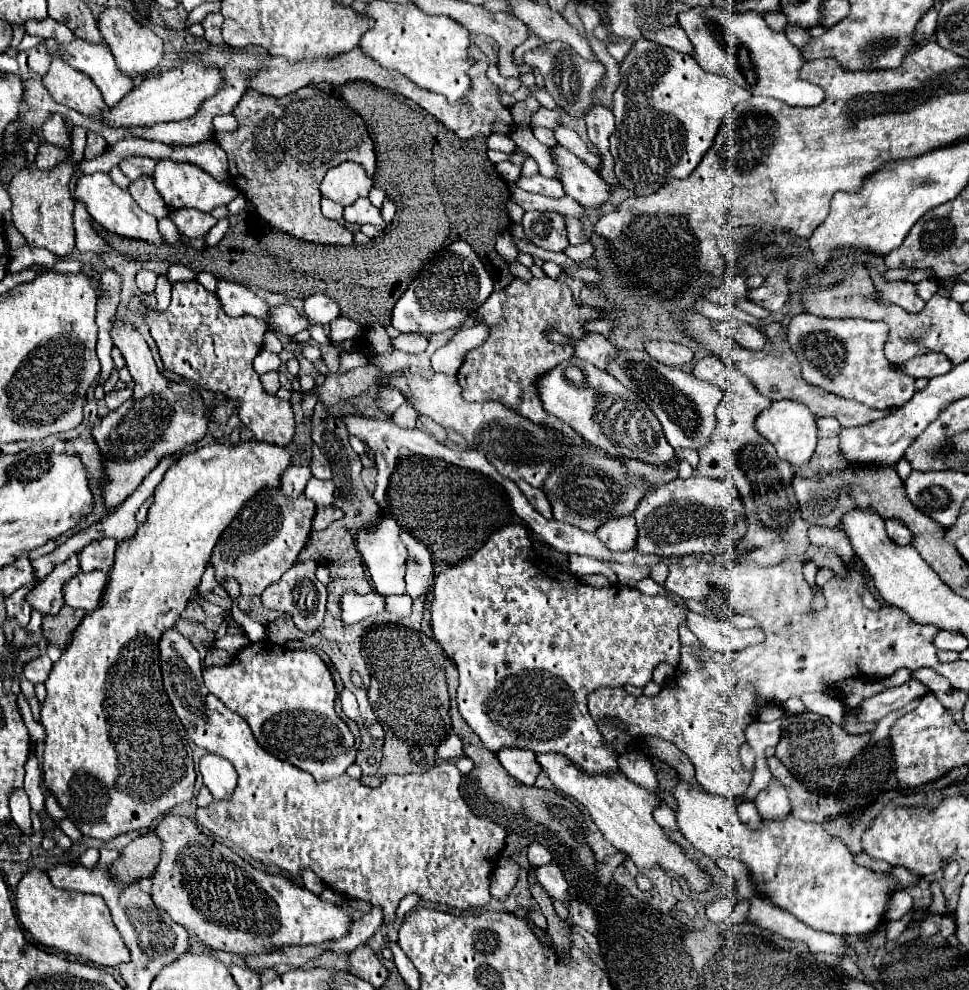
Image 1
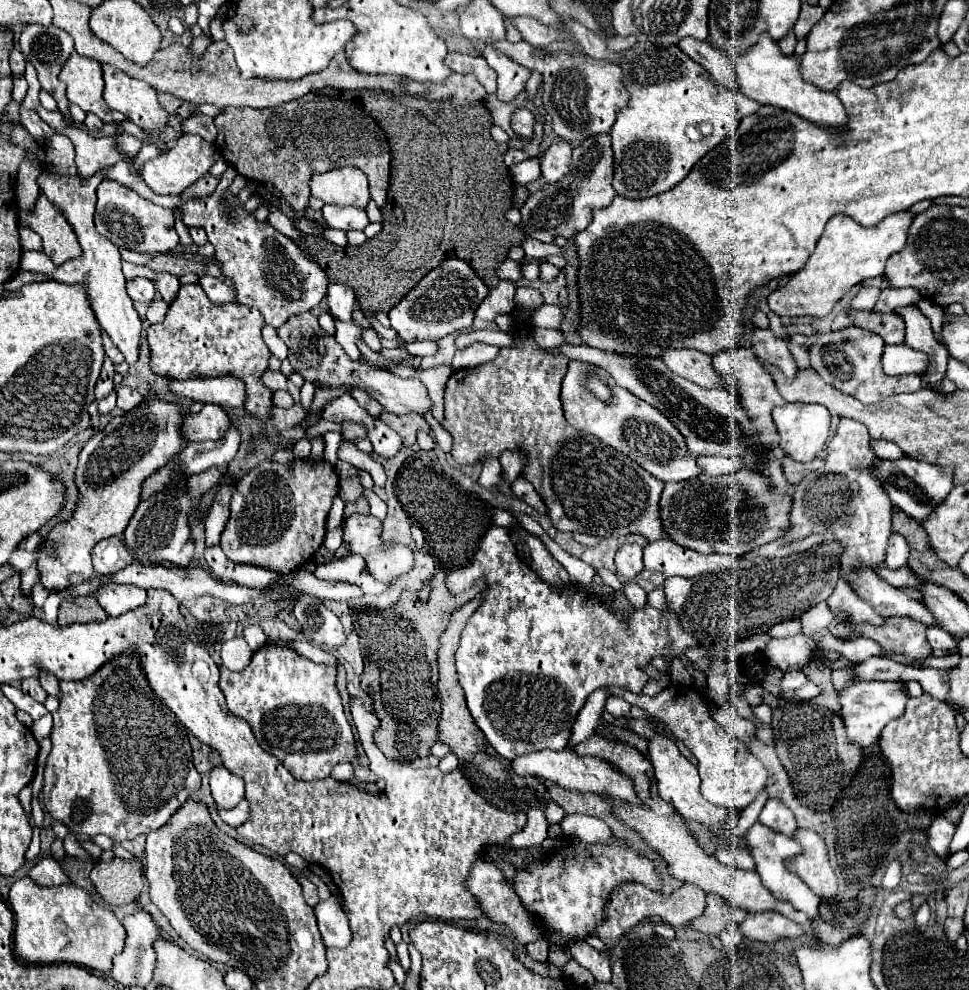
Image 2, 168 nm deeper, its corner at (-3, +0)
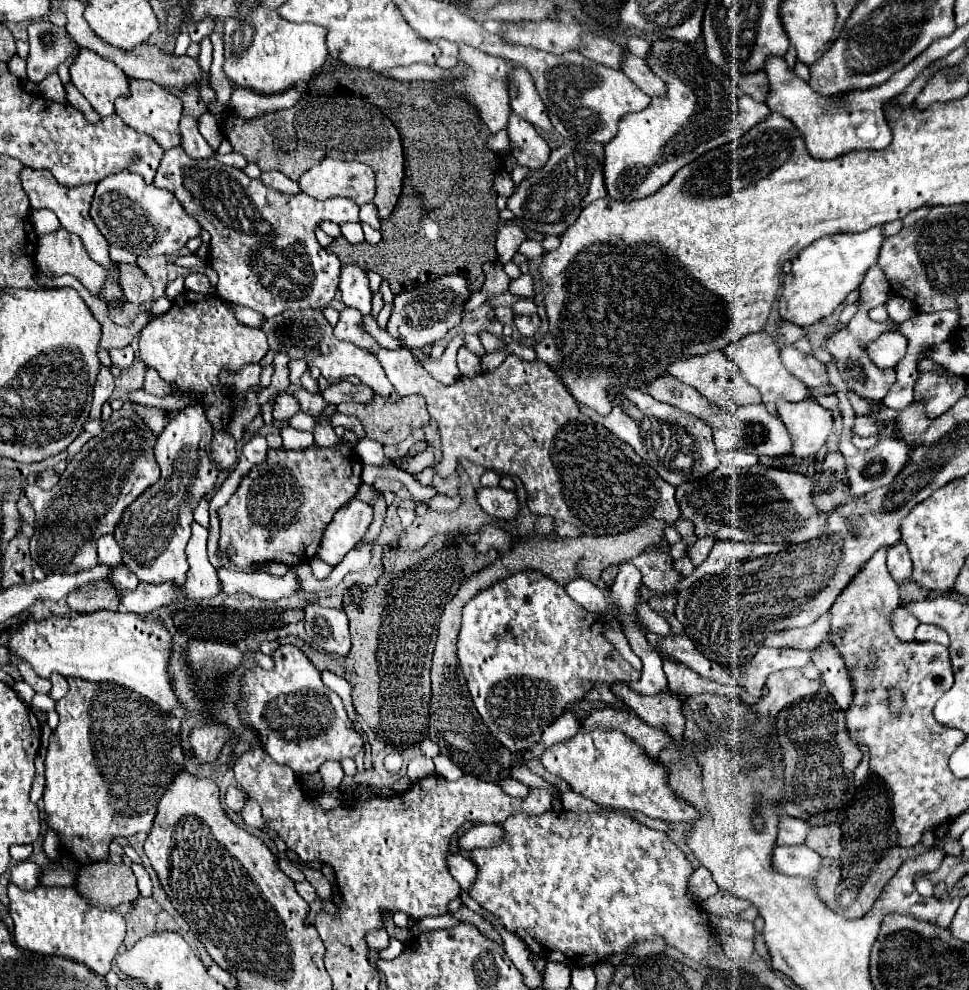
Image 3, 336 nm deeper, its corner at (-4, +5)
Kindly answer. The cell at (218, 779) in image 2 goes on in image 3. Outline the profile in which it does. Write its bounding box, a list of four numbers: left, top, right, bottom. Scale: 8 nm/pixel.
[226,787,244,811]

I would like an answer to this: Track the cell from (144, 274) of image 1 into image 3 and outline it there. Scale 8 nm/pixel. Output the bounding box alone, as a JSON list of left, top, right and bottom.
[118,263,154,303]

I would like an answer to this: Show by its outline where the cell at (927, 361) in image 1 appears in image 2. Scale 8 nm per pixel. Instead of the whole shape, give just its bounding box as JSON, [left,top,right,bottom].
[883,344,927,376]

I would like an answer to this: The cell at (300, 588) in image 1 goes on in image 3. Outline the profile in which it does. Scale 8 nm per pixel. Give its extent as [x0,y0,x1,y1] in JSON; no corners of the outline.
[304,605,350,657]

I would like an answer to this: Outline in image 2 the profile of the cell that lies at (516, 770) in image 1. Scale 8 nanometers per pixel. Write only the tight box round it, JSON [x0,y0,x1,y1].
[513,748,643,804]

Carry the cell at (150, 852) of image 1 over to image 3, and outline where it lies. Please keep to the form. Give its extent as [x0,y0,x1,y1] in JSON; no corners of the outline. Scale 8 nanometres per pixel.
[78,861,140,909]

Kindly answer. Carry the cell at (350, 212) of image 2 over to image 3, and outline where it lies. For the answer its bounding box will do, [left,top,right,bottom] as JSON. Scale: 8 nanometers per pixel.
[154,147,360,317]

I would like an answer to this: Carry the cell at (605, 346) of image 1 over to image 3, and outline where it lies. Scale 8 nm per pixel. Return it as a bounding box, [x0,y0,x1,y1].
[514,313,540,337]

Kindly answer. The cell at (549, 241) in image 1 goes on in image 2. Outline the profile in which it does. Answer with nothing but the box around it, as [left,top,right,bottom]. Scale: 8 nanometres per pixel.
[521,134,617,242]

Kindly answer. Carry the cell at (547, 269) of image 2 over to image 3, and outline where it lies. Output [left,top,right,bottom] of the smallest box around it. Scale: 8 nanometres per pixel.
[510,275,534,297]

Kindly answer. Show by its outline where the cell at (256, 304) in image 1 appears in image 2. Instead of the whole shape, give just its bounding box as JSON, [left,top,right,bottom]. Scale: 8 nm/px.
[199,276,235,304]

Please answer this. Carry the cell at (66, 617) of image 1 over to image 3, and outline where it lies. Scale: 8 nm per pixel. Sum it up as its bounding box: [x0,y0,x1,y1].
[66,581,118,613]

